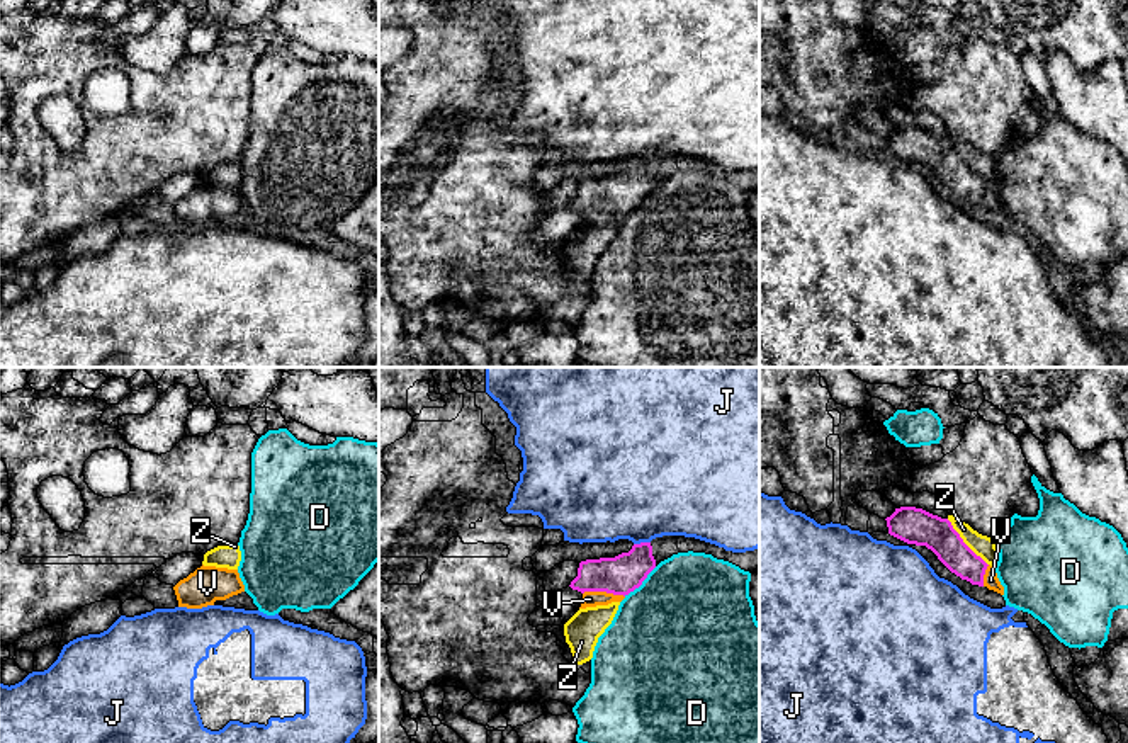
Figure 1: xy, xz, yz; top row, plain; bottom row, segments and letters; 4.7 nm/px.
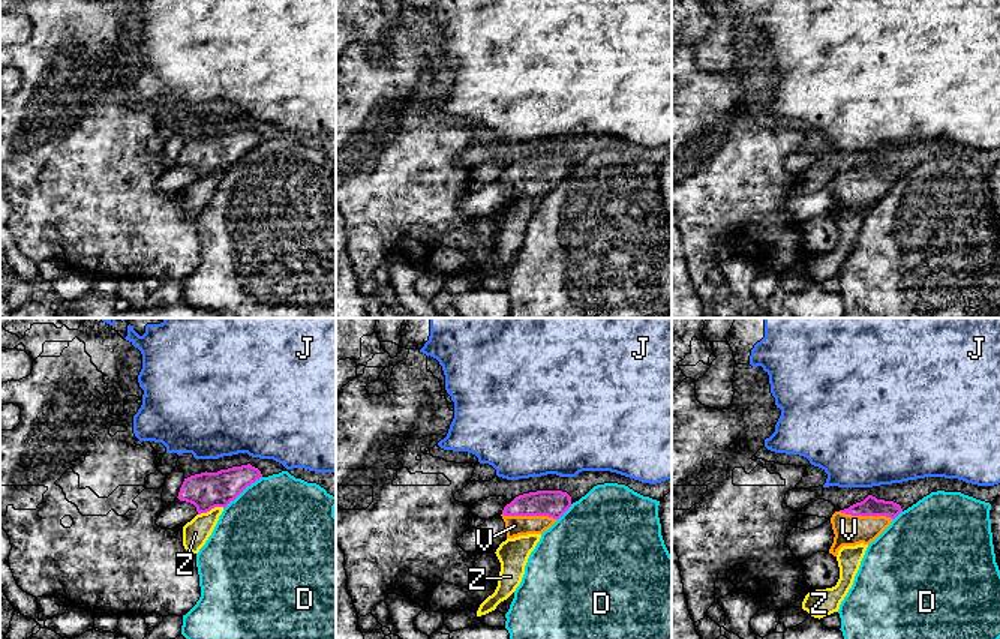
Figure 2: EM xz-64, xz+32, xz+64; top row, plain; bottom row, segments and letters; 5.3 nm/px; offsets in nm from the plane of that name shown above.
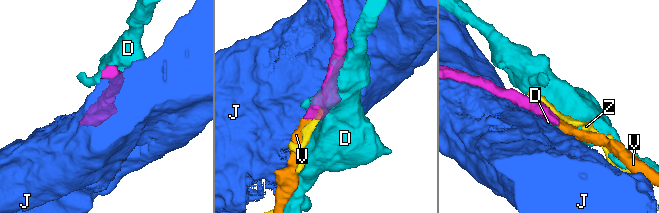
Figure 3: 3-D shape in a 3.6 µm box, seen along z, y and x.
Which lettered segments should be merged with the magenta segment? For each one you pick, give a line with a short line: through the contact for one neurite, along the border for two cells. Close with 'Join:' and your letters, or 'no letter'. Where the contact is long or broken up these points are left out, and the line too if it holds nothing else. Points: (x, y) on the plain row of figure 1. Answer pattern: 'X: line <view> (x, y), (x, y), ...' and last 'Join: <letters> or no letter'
V: line xz (620, 194), (603, 209), (590, 218)
Join: V

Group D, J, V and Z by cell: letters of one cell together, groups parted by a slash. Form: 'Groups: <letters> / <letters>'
Groups: D / J / V / Z

